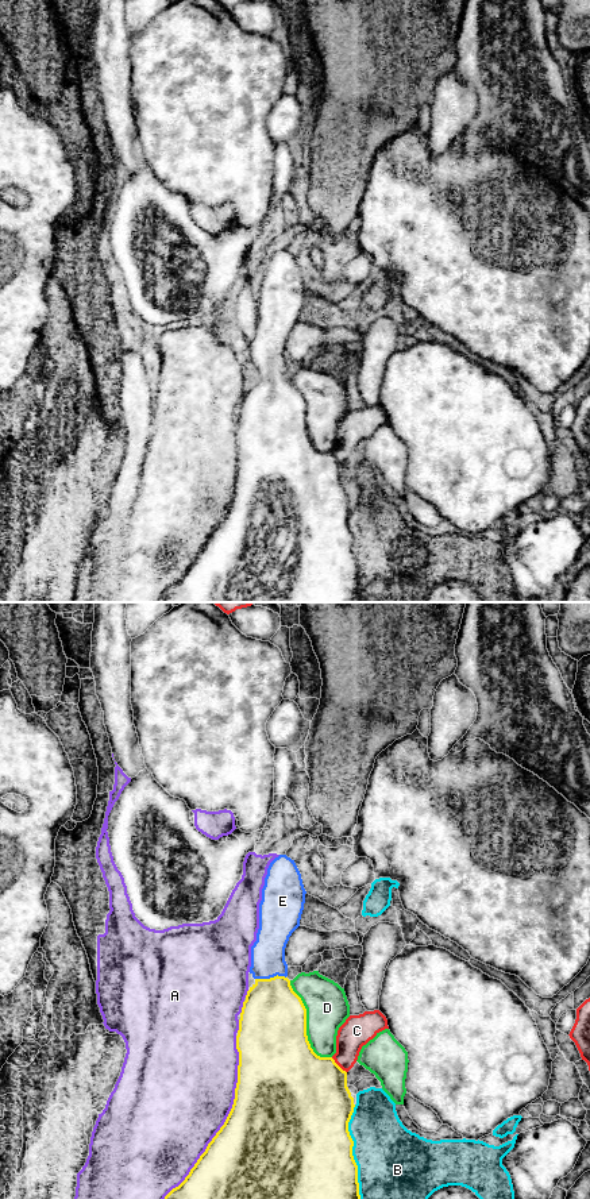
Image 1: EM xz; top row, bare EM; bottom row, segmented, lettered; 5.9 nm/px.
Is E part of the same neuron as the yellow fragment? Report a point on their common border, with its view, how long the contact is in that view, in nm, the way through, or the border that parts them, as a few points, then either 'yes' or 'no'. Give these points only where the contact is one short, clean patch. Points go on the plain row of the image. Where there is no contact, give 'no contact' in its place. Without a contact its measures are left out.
contact xz (270, 373); length 180 nm; way xz (273, 415), (270, 373), (267, 349); yes

